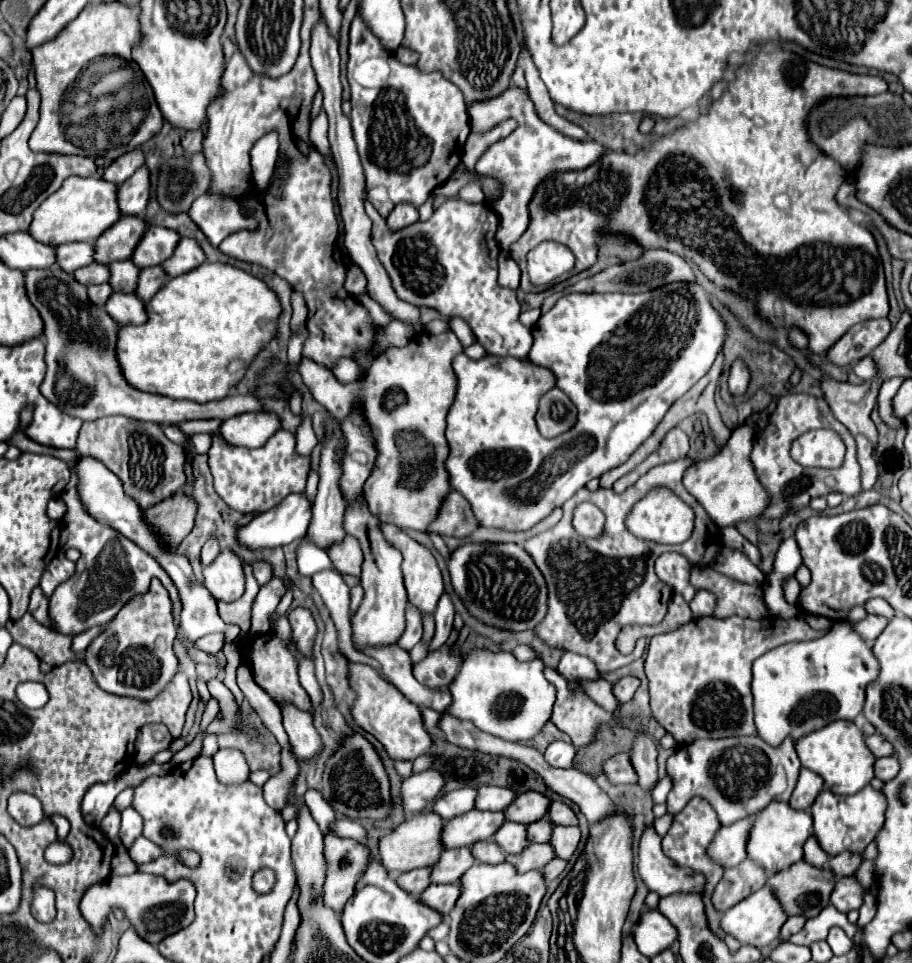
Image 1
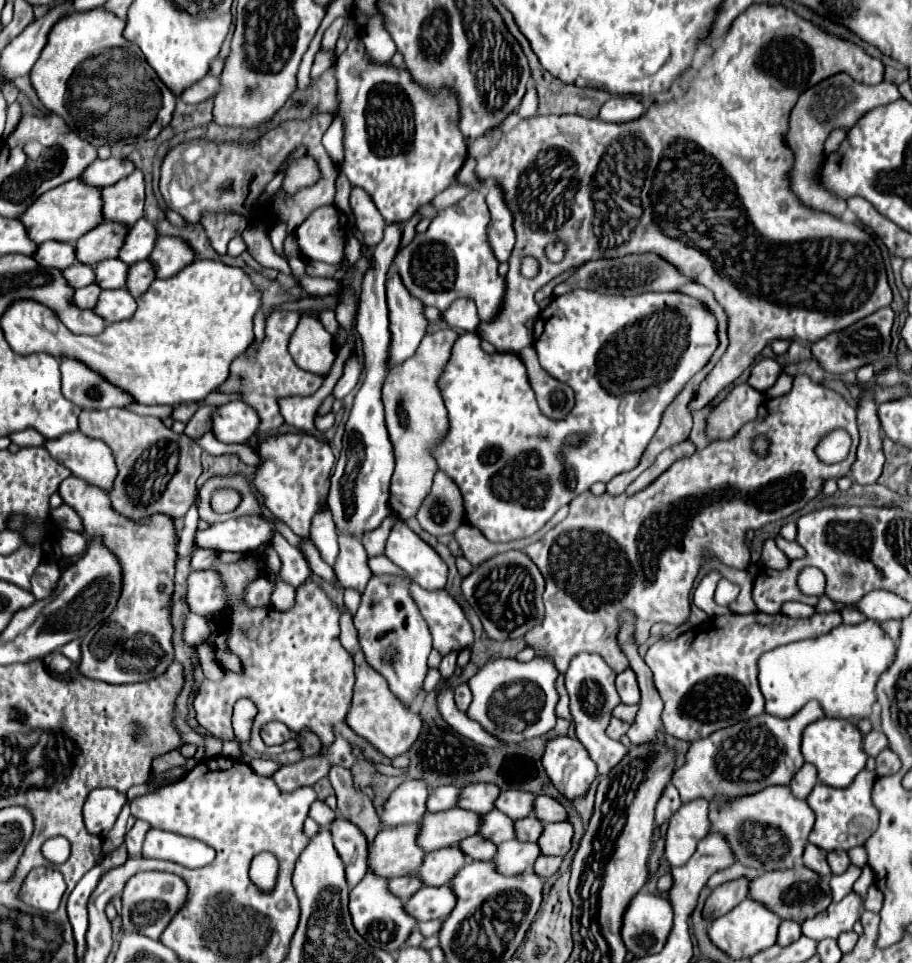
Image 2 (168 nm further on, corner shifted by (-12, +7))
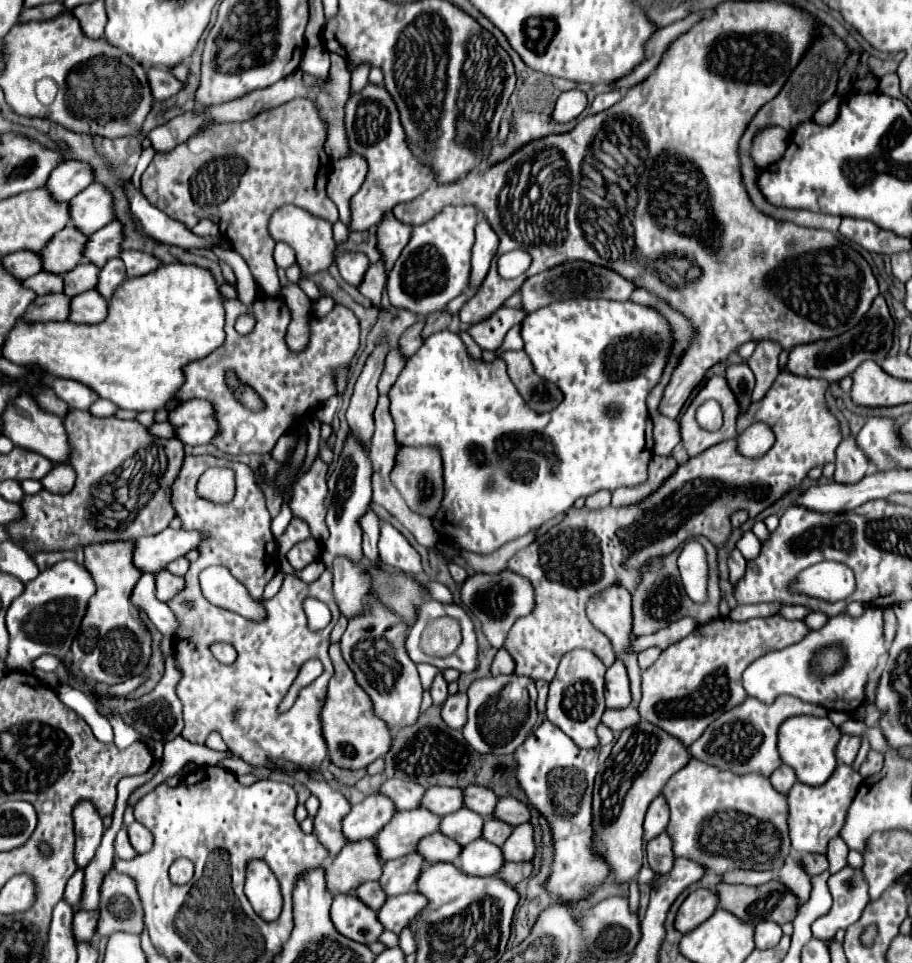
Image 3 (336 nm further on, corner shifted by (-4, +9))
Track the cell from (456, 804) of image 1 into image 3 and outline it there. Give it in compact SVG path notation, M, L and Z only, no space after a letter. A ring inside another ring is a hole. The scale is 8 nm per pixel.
M388 779L382 787L380 793L384 795L392 795L392 799L396 799L396 809L416 809L422 805L422 797L426 793L426 789L420 783L414 781L402 781L402 779Z

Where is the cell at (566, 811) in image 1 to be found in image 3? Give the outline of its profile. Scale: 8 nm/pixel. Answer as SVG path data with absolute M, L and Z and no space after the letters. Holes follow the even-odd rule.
M504 797L500 799L500 803L496 805L496 815L498 819L510 823L512 827L520 825L520 823L526 823L530 821L530 807L514 797Z

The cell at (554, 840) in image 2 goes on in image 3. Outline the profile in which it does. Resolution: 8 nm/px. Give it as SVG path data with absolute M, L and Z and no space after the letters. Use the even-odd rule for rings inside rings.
M522 823L514 827L508 843L502 845L506 861L532 861L536 855L534 829L530 823Z

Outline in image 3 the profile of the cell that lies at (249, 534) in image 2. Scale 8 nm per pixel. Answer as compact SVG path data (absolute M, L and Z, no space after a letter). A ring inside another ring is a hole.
M164 529L158 535L136 539L134 563L142 573L166 569L170 561L184 557L188 551L200 547L204 539L208 539L208 535L202 535L200 531Z

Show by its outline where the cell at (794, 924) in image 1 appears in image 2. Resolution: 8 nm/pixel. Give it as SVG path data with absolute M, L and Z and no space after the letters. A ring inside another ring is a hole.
M782 921L780 929L778 929L778 941L776 943L780 947L786 947L786 945L794 943L800 935L802 935L802 931L800 931L798 923L794 923L794 921Z

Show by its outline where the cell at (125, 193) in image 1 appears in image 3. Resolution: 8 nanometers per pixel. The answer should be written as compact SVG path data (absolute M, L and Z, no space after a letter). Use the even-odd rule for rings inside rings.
M92 183L70 201L72 223L86 235L96 233L116 219L114 197L102 183Z

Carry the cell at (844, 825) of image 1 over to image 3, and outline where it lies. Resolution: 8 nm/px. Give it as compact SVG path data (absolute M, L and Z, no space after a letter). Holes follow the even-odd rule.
M840 763L836 767L836 775L828 779L828 783L810 787L804 783L796 783L792 791L788 793L788 805L790 805L790 817L788 817L788 827L790 827L790 839L792 847L798 855L804 853L826 853L826 847L830 839L838 837L848 815L848 807L852 799L856 797L858 785L862 783L862 777L858 771L854 771L850 765Z

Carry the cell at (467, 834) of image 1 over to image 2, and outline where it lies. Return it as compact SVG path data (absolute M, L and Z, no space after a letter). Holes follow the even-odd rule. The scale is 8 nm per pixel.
M458 807L444 813L424 813L416 843L424 849L424 853L458 845L464 837L478 833L478 825L480 815Z

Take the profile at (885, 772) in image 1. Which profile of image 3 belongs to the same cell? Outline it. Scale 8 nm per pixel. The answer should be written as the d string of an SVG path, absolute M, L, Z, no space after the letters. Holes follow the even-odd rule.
M870 749L866 761L860 765L860 775L862 775L862 777L876 775L882 767L884 767L884 755L878 753L878 751L874 751L874 749Z

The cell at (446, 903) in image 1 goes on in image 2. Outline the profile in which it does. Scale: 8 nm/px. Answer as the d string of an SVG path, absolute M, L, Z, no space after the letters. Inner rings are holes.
M442 885L442 887L418 889L404 907L408 909L408 913L412 913L412 917L416 917L416 923L422 923L422 921L448 917L454 905L456 905L456 897L450 885Z

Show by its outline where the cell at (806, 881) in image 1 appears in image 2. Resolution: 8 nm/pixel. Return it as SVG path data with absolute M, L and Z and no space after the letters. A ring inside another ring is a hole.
M804 865L786 869L786 871L770 871L762 873L754 881L750 881L750 897L754 901L760 901L762 905L768 905L772 913L776 913L780 919L790 919L796 923L802 923L820 911L824 911L832 903L832 893L828 887L828 879L816 875L814 871L806 869Z

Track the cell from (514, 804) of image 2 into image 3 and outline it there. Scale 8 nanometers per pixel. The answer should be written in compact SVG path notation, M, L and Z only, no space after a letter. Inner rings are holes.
M468 787L464 789L464 797L466 797L466 807L476 811L478 815L482 815L484 819L492 819L494 811L496 811L496 803L498 803L498 795L494 795L488 787Z

